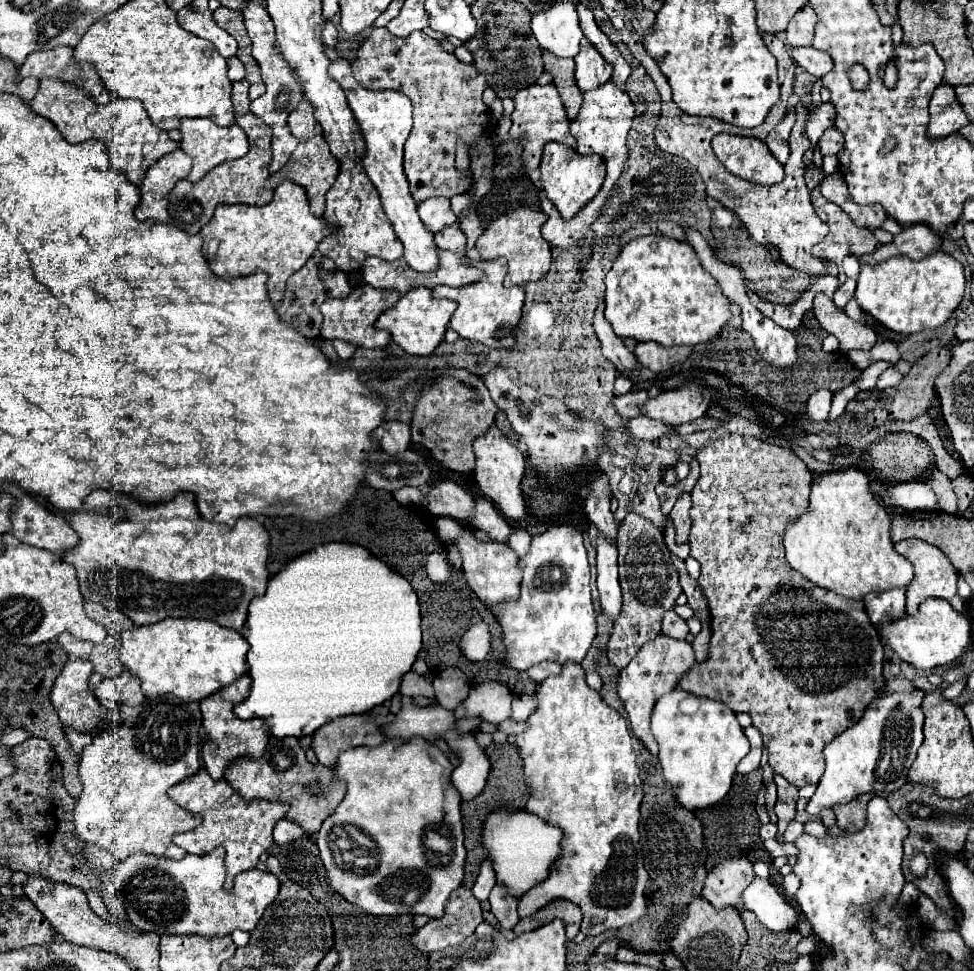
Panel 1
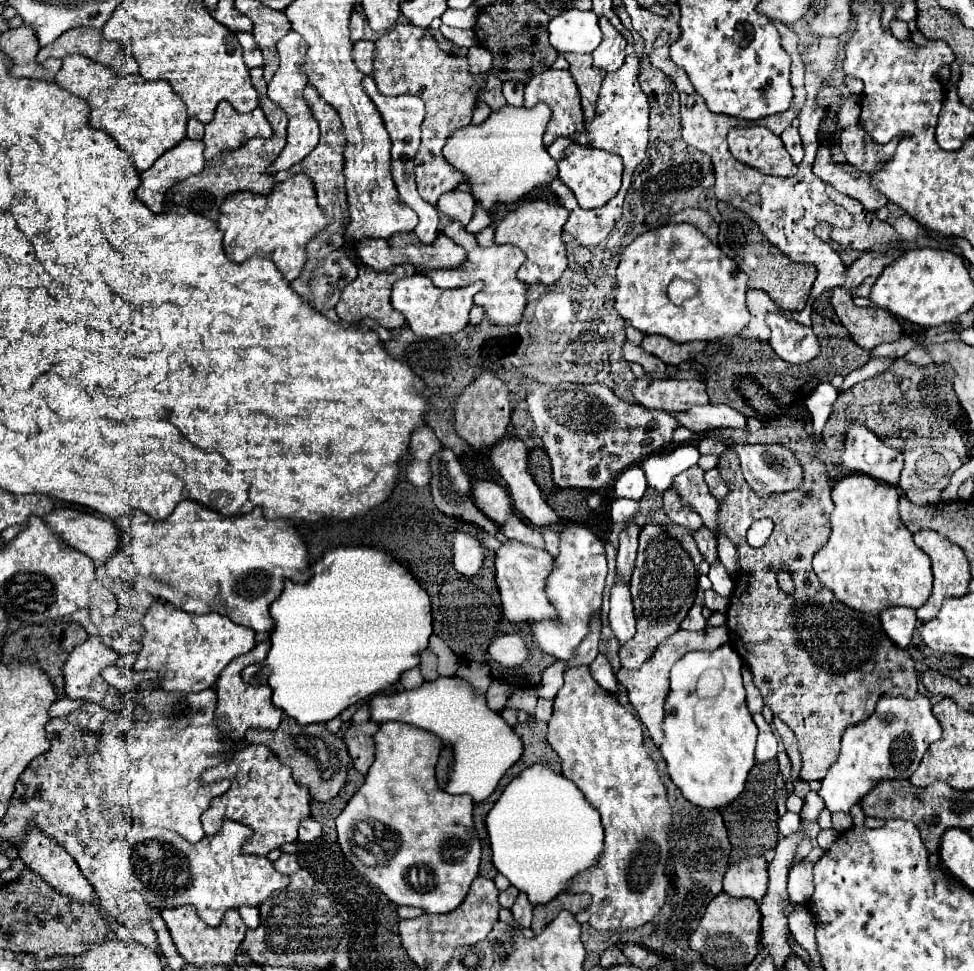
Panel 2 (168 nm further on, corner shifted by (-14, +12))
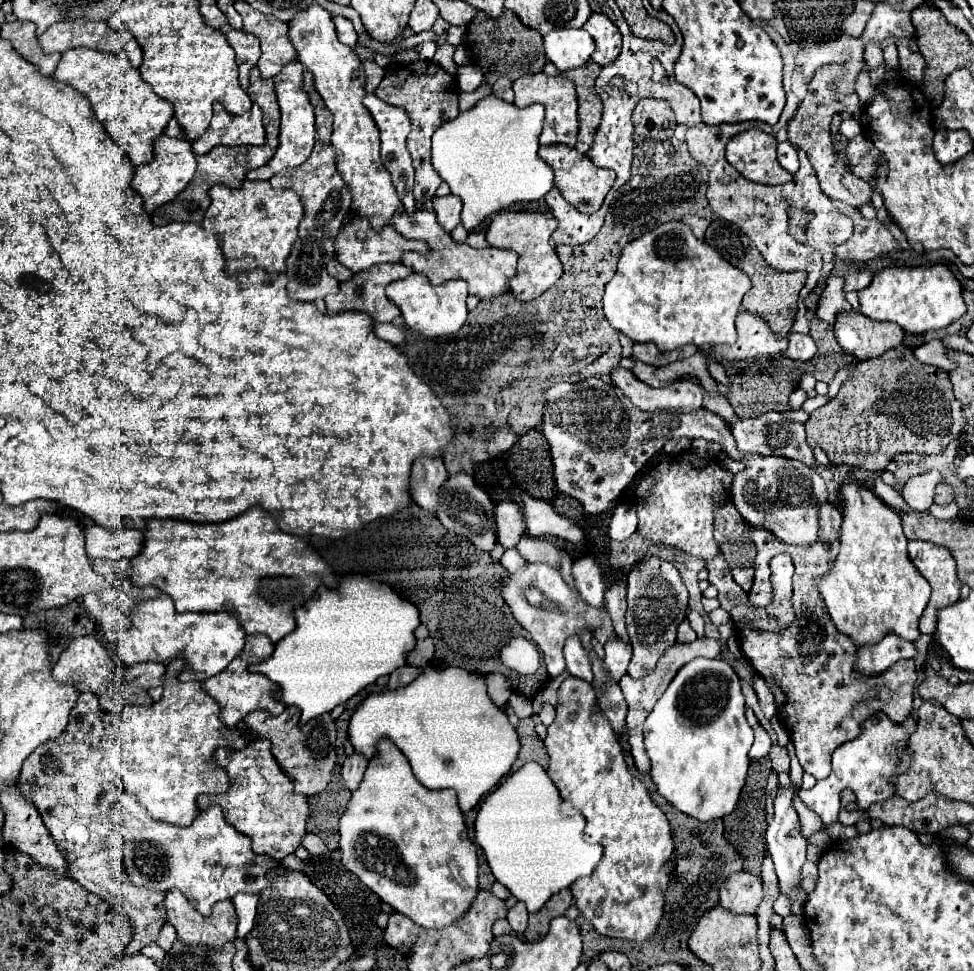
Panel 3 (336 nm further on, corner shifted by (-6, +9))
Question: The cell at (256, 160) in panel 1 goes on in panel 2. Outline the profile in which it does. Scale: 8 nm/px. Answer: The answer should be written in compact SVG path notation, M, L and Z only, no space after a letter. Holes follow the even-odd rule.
M260 67L252 69L250 77L252 77L254 89L258 91L260 107L262 107L267 120L270 121L274 135L270 139L250 139L250 141L246 141L240 149L226 153L226 157L222 161L206 163L202 173L192 175L192 177L176 183L170 189L172 203L184 205L186 209L190 209L194 213L200 213L200 215L204 215L206 219L212 219L212 221L218 219L218 209L220 209L222 201L226 199L226 195L236 193L236 191L254 191L254 193L266 195L266 193L272 193L272 189L276 185L276 179L274 179L272 173L268 173L268 167L274 163L274 159L280 155L282 147L286 145L288 119L286 113L266 97L266 81L262 79L262 69Z

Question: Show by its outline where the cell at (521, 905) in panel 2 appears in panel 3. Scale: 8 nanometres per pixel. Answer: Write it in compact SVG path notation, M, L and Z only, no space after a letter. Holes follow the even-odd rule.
M518 902L510 912L508 912L508 922L512 926L512 930L516 932L524 932L528 926L528 910L522 902Z

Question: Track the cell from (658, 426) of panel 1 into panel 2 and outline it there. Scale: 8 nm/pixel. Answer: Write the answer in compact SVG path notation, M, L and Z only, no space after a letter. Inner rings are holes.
M708 403L702 407L692 407L688 411L678 411L672 415L682 427L690 429L692 433L708 433L710 429L718 429L718 427L736 427L736 429L746 431L744 427L746 417L728 405Z

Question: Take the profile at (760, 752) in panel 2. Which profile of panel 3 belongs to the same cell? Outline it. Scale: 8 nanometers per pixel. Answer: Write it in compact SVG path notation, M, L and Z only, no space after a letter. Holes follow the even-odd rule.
M746 708L746 718L748 718L748 724L750 724L752 730L754 730L754 744L752 744L752 748L750 748L750 758L752 758L752 760L764 758L764 756L768 754L770 746L772 746L770 736L768 736L768 732L760 726L760 722L758 722L758 718L754 716L752 708Z

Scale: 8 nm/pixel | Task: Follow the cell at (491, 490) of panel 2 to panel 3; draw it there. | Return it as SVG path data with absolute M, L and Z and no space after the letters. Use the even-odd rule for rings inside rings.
M500 502L494 508L496 526L498 526L498 542L504 548L516 548L520 538L526 536L524 514L514 502Z

